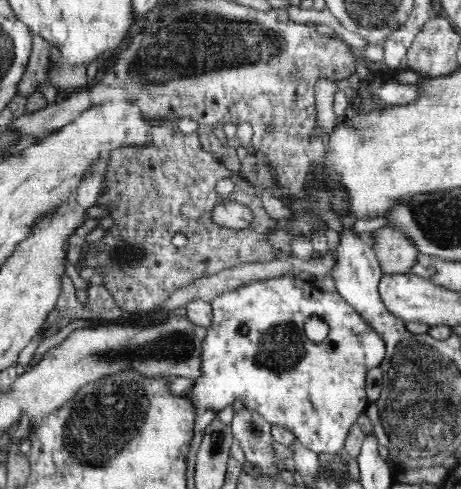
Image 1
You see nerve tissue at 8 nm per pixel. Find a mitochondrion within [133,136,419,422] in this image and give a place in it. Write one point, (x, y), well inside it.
(281, 348)

